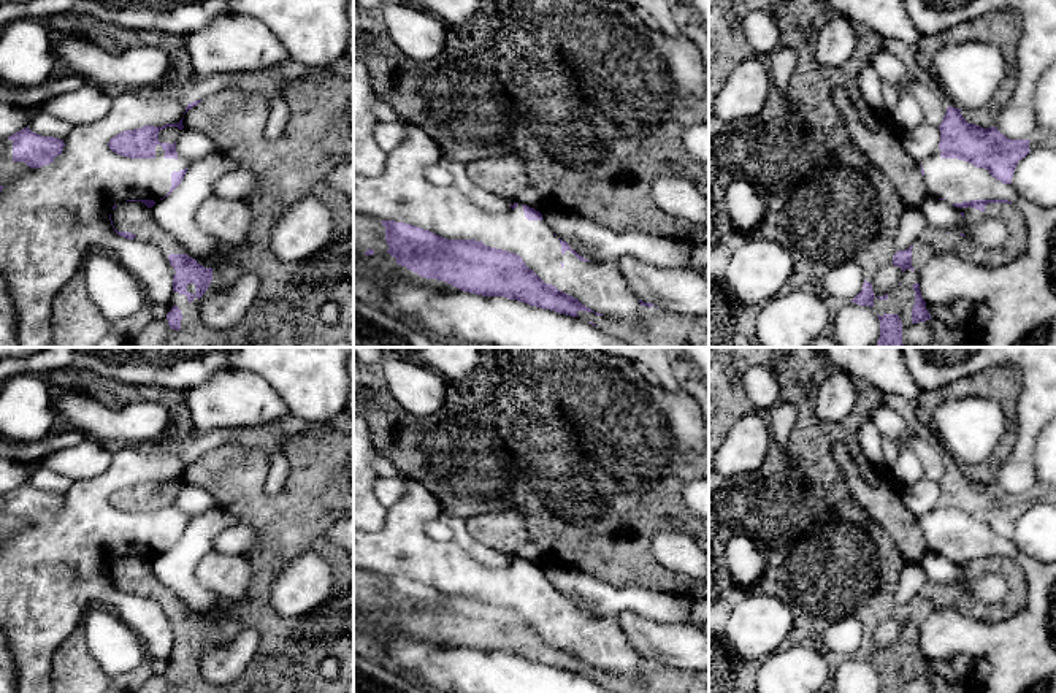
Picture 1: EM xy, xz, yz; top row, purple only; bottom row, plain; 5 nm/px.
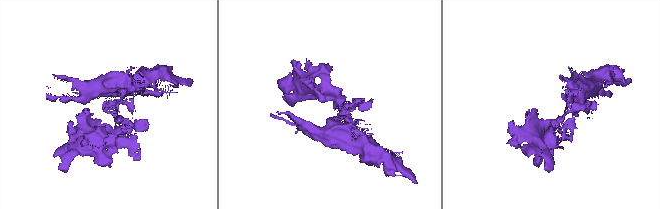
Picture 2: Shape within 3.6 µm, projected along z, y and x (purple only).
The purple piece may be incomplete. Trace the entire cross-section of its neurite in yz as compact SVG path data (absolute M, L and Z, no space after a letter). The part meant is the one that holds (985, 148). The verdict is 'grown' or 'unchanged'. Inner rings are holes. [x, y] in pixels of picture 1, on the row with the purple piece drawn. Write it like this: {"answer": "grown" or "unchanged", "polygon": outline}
{"answer": "unchanged", "polygon": "M948 106L940 130L940 157L985 168L1002 184L1012 184L1015 168L1029 154L1031 140L1010 140L996 127L969 124L961 109Z"}

